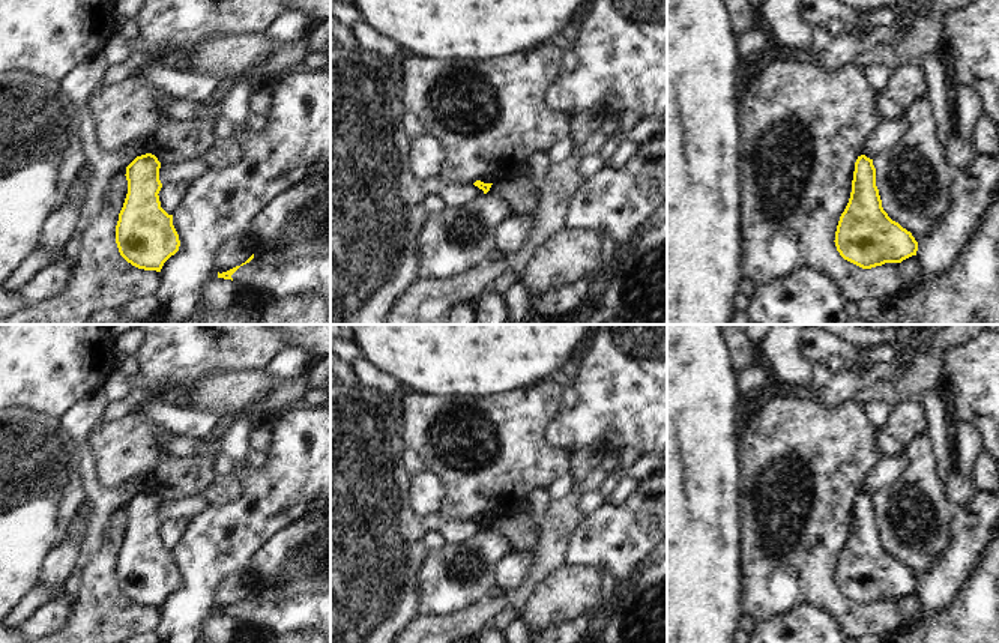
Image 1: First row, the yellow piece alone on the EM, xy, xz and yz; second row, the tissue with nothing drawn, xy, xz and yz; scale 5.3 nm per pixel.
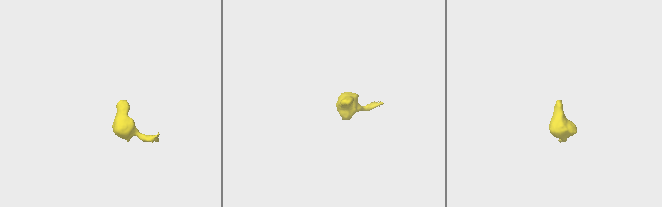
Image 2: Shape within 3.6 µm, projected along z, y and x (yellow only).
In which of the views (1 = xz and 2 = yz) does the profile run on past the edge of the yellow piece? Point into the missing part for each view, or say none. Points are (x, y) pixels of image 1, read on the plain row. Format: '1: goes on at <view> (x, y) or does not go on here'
1: does not go on here
2: does not go on here

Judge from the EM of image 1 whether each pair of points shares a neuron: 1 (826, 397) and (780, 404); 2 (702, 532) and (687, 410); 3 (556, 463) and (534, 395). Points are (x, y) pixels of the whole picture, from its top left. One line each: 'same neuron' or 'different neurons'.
1: different neurons
2: same neuron
3: same neuron

